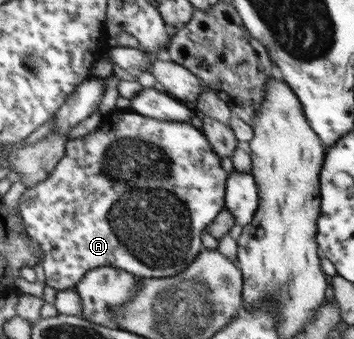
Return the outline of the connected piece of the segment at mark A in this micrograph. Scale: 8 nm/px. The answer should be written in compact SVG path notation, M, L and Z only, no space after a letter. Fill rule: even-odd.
M131 110L104 114L102 123L95 130L80 139L66 142L63 158L55 165L47 180L27 187L20 195L18 213L25 220L25 233L44 251L46 285L57 291L71 289L89 271L101 267L119 268L142 279L167 279L183 273L200 255L203 230L211 226L215 216L219 216L227 204L227 174L219 162L221 160L213 152L208 137L191 122L155 120ZM153 154L165 156L165 160L157 164L151 160ZM105 168L109 170L107 174L103 174ZM155 168L163 168L165 176L149 174Z

